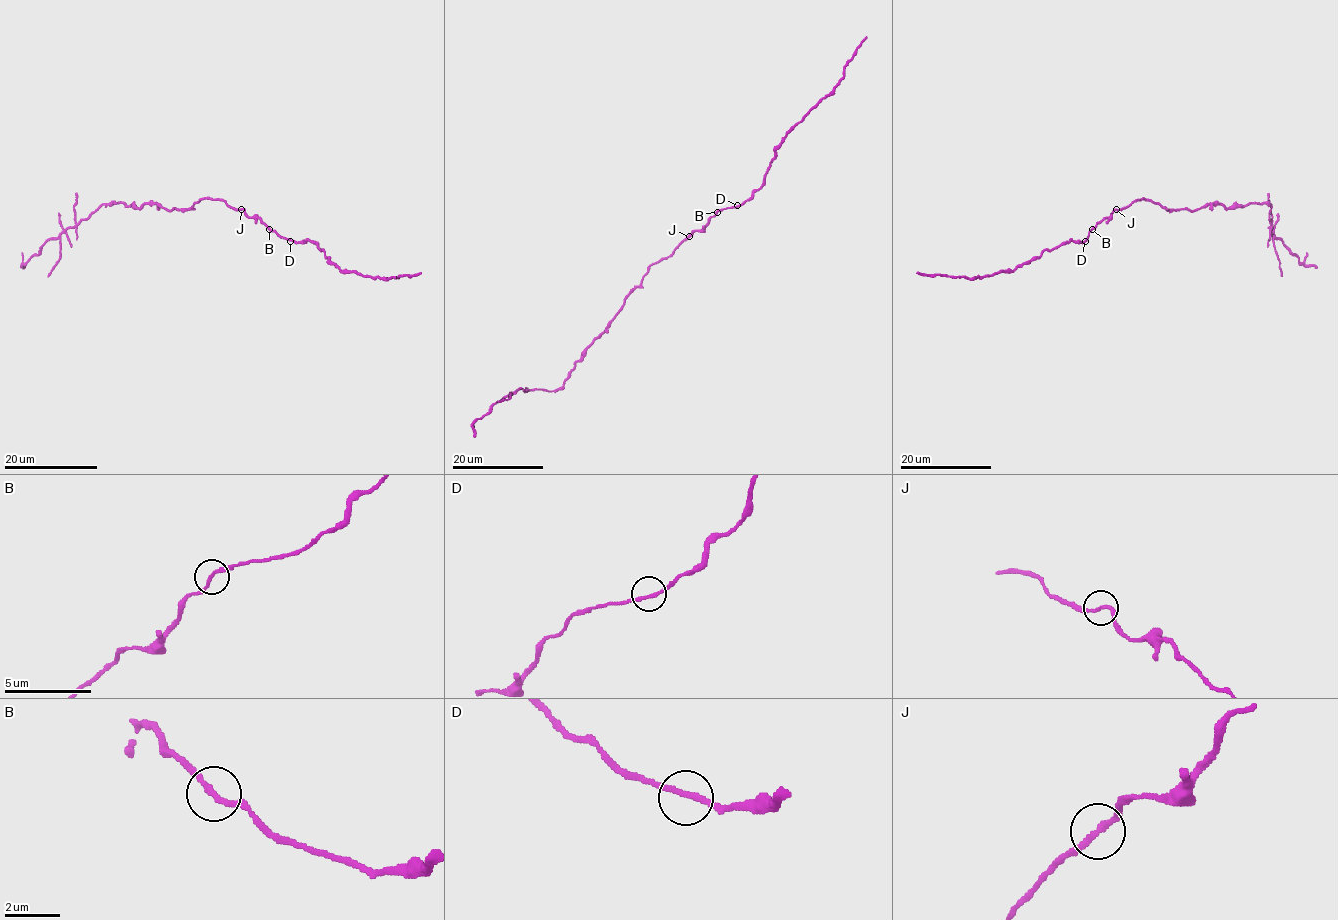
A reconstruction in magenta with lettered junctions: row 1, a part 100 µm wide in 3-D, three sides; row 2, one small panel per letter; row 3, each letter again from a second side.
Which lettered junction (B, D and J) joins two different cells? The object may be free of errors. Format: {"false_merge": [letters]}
{"false_merge": ["J"]}

